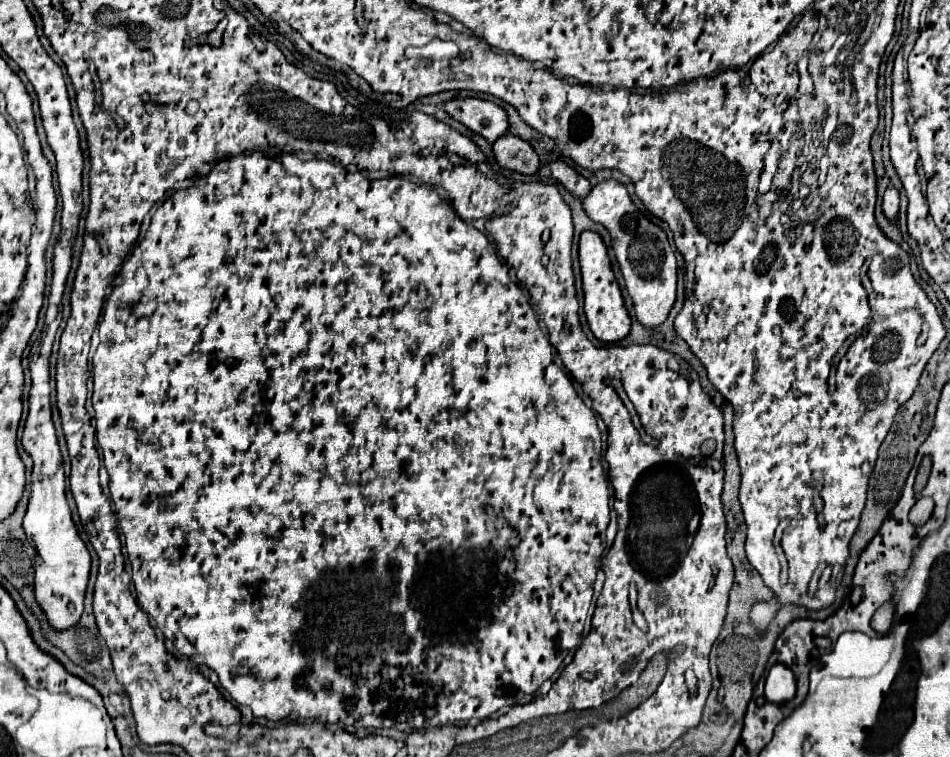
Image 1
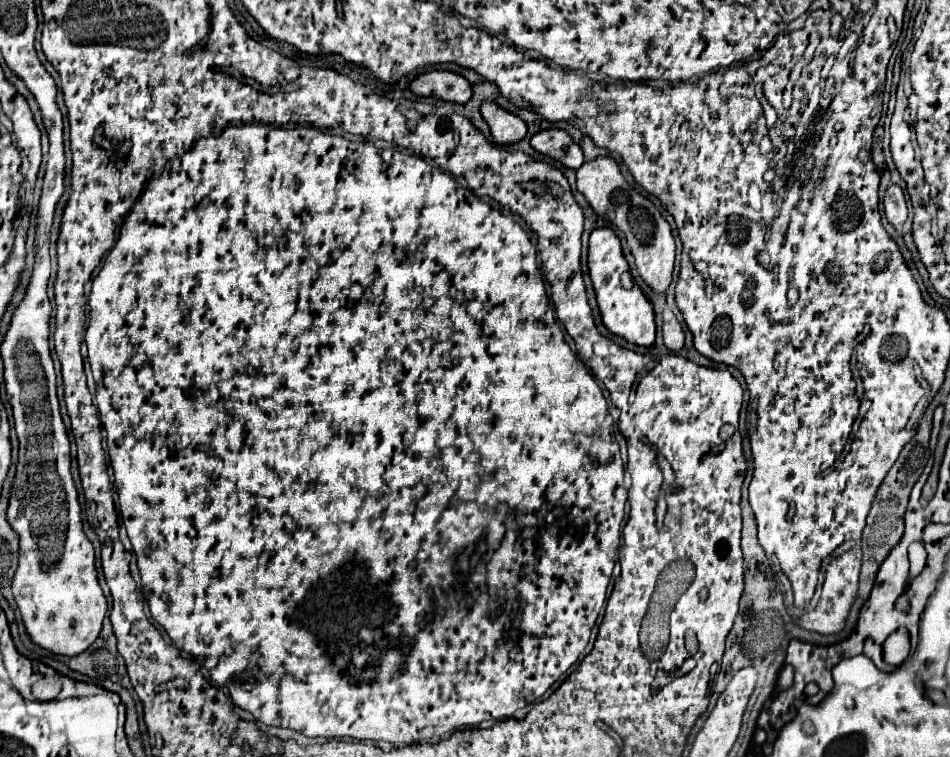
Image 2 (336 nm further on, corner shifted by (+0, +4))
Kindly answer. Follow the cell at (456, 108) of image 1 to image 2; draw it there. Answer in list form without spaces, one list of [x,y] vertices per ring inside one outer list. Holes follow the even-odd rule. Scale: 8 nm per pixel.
[[[430,70],[410,82],[410,90],[418,96],[434,96],[446,102],[466,104],[472,98],[472,88],[466,78],[448,70]]]

